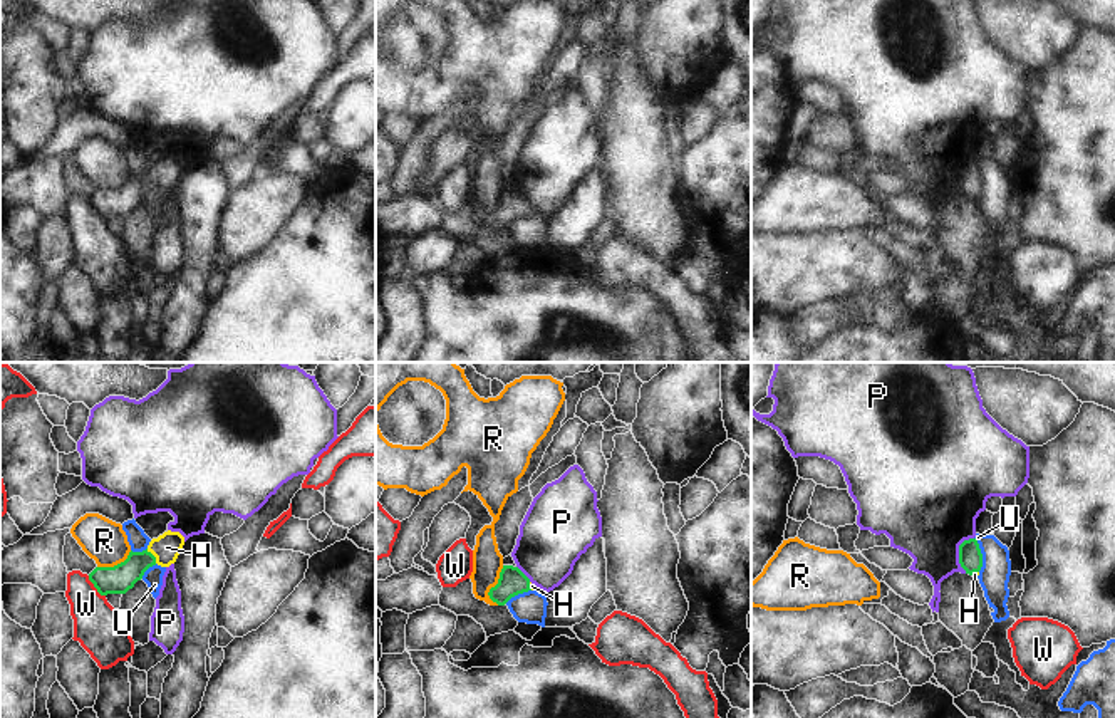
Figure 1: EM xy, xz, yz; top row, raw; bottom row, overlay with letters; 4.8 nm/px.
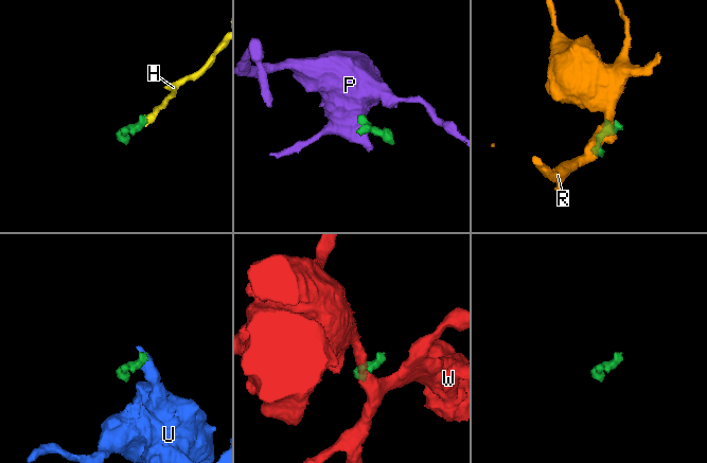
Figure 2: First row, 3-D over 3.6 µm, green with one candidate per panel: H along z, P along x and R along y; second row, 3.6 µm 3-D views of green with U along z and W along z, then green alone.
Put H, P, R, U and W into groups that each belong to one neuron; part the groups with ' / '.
H / P / R / U / W

